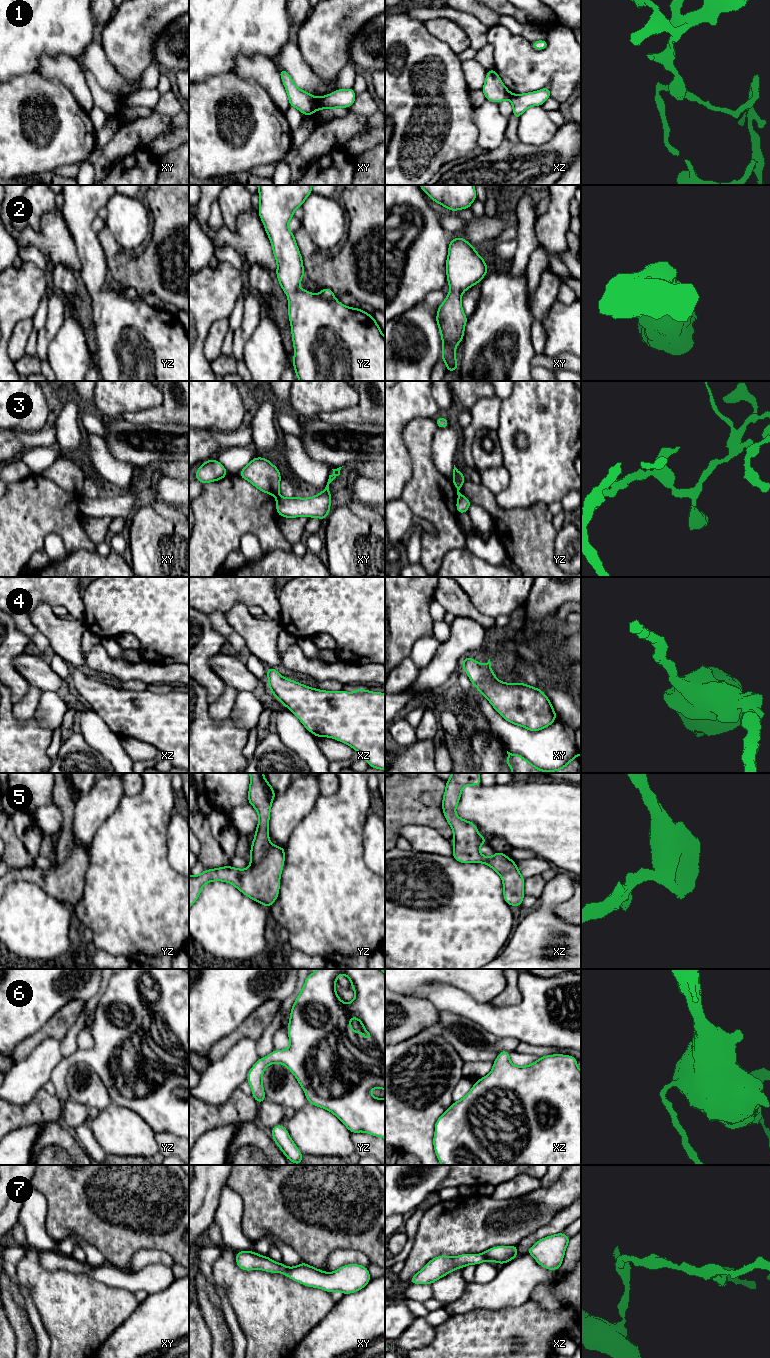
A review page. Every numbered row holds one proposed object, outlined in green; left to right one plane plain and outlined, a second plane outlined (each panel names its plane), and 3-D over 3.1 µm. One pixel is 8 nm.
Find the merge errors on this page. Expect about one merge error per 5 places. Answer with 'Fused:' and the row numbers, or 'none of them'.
Fused: 1, 3

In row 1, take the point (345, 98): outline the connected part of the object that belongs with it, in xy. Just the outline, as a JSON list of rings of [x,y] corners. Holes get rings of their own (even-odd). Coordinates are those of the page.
[[[352,87],[348,89],[337,89],[331,94],[316,97],[316,109],[348,108],[354,104],[355,99],[356,94]]]

